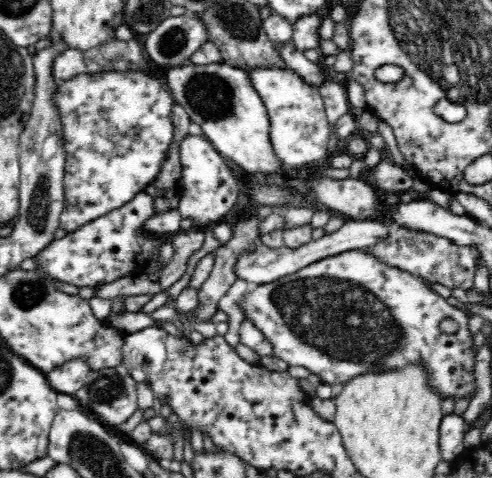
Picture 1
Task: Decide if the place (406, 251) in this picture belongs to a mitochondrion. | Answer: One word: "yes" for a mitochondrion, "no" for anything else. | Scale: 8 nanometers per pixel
no

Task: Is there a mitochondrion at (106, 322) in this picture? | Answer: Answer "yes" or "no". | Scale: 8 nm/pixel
no

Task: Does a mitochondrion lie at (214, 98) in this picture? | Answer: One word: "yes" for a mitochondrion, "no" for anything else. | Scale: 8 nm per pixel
yes

